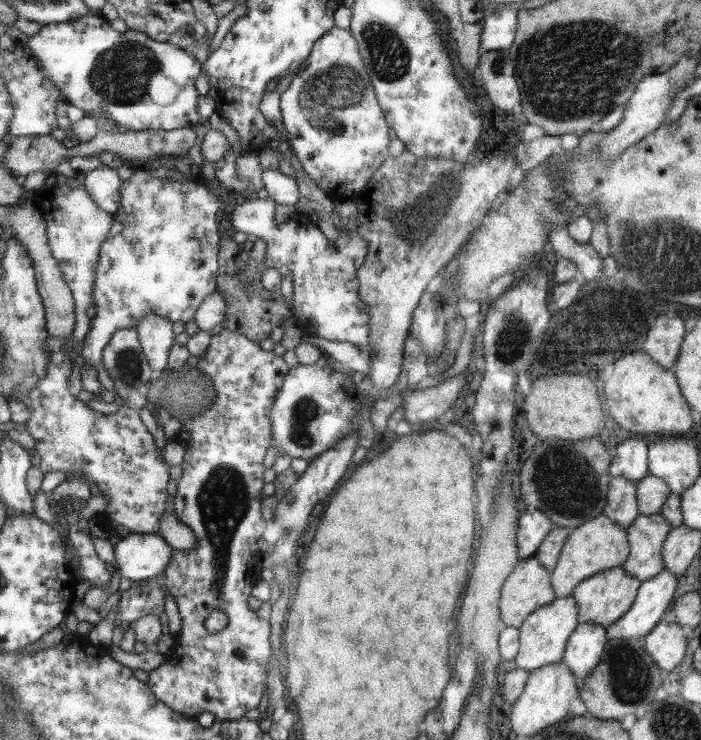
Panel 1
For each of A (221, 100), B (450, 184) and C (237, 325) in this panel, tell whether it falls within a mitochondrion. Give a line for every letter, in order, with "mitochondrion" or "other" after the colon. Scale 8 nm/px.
A: other
B: mitochondrion
C: other

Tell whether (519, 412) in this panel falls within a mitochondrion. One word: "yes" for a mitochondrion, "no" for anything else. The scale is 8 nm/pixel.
no

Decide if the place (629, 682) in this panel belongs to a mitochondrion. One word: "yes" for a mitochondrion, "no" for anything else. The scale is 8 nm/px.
yes

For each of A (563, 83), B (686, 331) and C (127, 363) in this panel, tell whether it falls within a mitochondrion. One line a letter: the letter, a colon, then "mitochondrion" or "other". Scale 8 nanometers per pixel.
A: mitochondrion
B: other
C: mitochondrion

